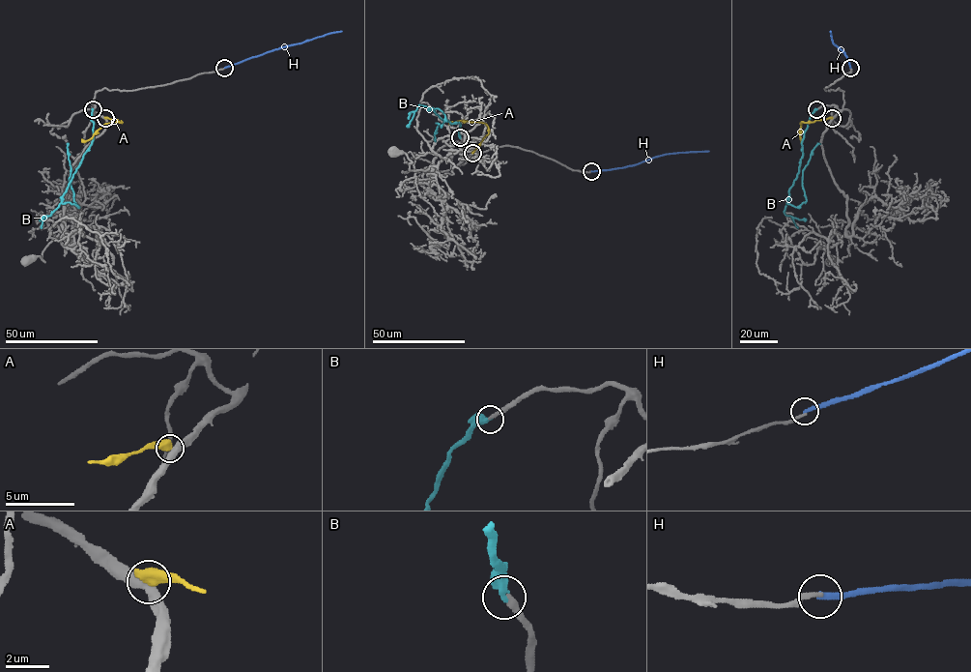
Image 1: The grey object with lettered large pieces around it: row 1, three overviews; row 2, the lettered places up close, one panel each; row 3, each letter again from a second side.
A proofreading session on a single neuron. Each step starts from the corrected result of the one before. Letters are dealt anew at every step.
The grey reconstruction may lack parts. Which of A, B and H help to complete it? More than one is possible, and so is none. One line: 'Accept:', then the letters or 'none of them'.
Accept: B

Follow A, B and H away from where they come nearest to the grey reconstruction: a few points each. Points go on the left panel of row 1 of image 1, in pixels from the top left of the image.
A: (105, 118), (122, 122), (104, 124), (92, 137), (85, 141), (81, 139)
B: (93, 109), (92, 145), (62, 202), (70, 202), (78, 207), (69, 180), (68, 144)
H: (224, 67), (342, 31)

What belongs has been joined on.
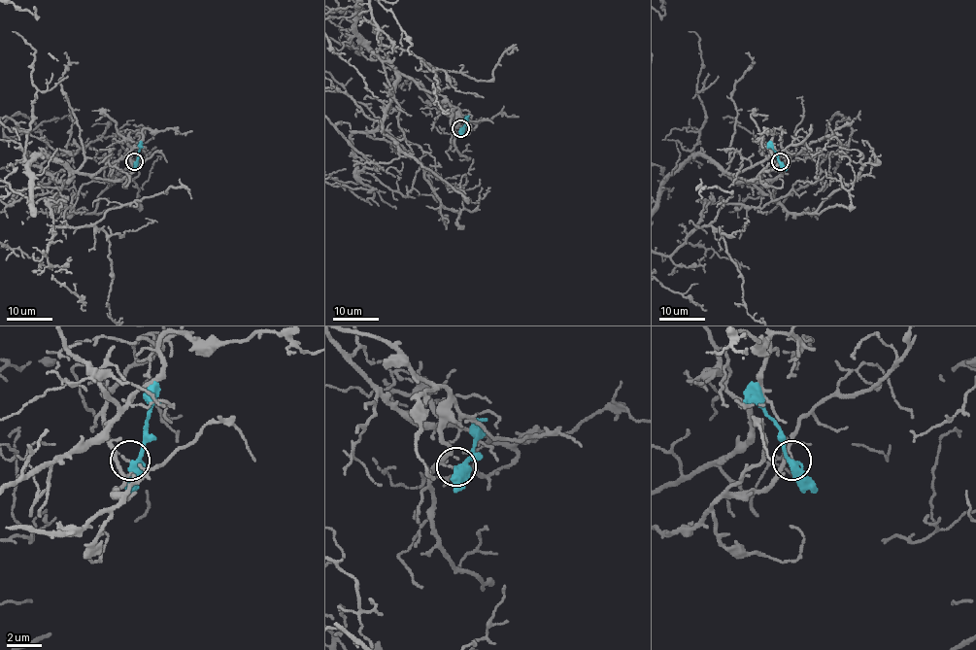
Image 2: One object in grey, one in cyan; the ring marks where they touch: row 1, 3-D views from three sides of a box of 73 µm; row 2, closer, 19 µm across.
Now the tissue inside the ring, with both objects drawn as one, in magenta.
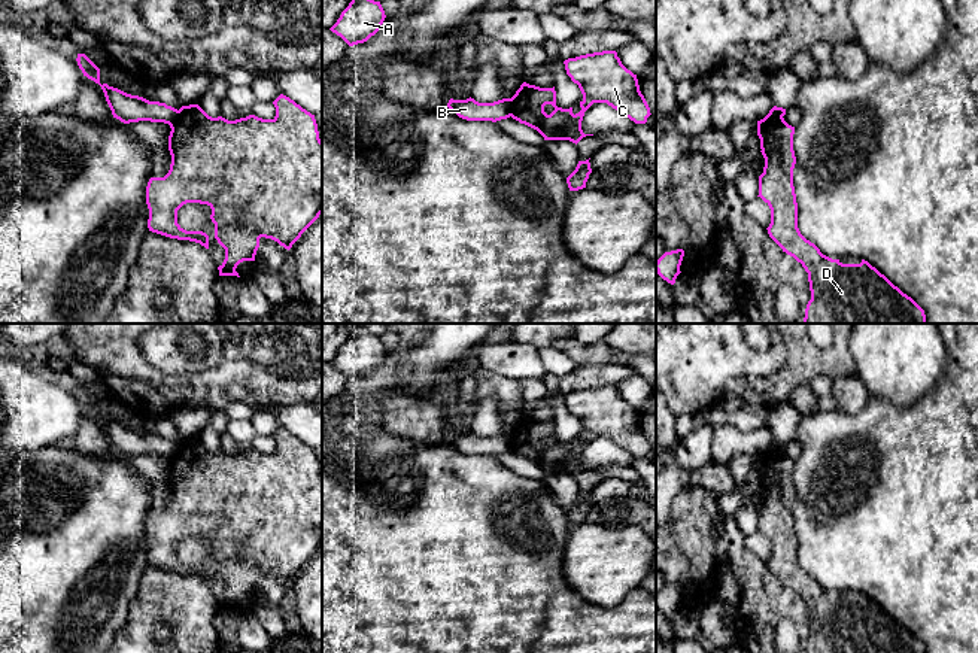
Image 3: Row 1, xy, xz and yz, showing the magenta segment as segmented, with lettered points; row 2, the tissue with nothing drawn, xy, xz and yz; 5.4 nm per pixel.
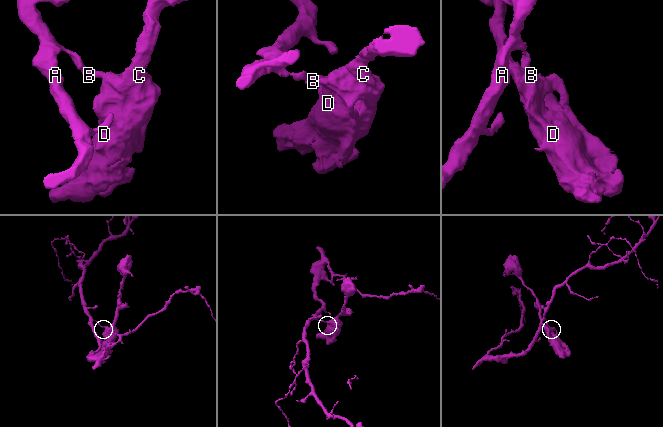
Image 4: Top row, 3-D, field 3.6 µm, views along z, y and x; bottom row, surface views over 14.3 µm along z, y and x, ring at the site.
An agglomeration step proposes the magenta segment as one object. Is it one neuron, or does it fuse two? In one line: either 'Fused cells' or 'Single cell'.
Fused cells

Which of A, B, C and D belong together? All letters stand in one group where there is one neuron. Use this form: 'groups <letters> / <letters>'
groups A B / C D

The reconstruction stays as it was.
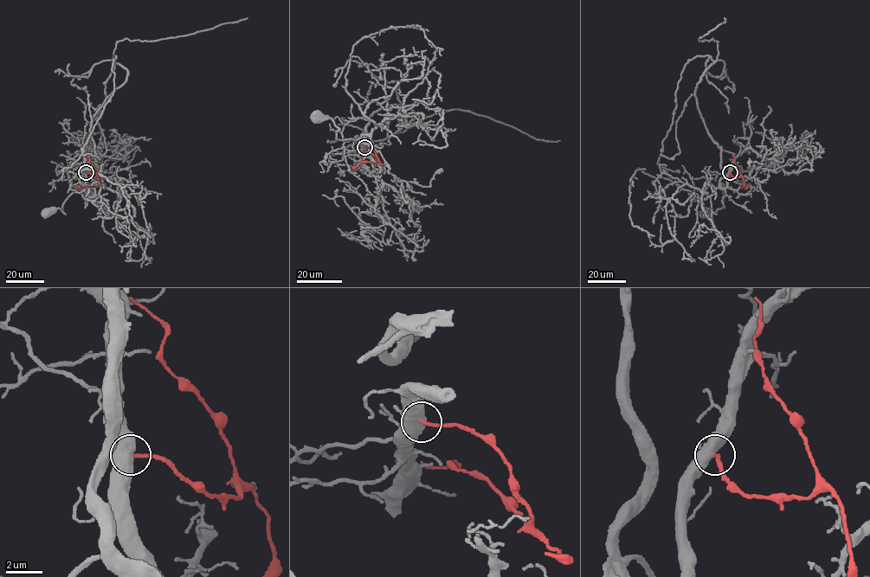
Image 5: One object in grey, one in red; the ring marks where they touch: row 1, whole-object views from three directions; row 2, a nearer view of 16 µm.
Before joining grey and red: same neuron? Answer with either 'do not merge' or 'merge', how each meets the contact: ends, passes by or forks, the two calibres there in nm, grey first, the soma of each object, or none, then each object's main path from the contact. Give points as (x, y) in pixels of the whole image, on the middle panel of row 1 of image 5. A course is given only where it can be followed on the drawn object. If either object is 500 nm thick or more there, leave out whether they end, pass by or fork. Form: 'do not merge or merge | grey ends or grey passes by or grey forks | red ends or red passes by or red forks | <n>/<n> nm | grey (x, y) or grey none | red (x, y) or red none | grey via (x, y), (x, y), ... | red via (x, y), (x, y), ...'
do not merge | 550/190 nm | grey (317, 116) | red none | grey via (364, 147), (369, 139), (364, 136), (338, 139), (338, 128), (333, 121), (318, 117) | red via (364, 147), (374, 151), (383, 164), (363, 161), (354, 168), (356, 169)

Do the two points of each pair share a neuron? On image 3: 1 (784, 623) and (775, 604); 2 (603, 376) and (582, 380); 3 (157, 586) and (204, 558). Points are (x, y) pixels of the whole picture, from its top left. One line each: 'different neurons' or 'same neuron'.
1: different neurons
2: same neuron
3: different neurons

